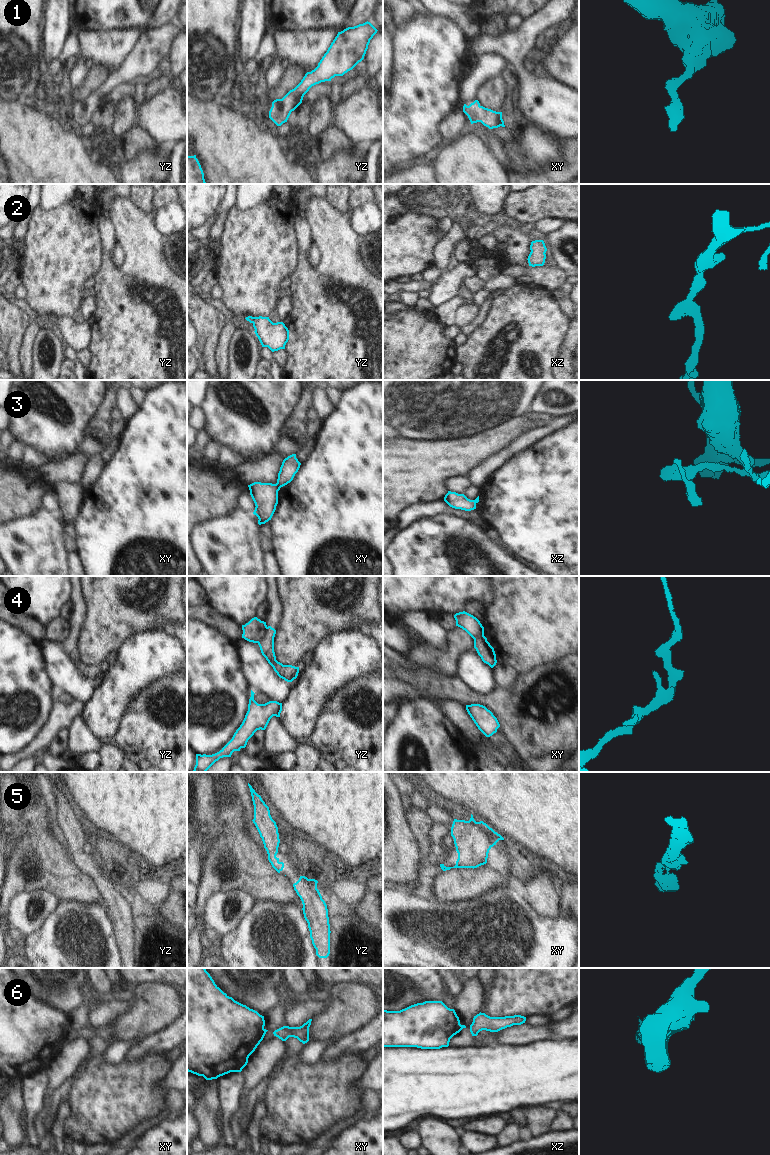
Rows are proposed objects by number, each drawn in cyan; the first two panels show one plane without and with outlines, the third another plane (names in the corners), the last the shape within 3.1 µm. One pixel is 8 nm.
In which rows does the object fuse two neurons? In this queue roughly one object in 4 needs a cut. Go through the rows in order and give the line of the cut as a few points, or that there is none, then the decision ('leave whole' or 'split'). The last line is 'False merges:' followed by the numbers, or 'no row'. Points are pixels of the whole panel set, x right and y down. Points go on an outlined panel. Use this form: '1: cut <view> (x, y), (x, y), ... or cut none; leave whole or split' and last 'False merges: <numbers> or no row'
1: cut none; leave whole
2: cut none; leave whole
3: cut xy (276, 483), (280, 487); split
4: cut yz (267, 627), (265, 635), (258, 643); split
5: cut none; leave whole
6: cut xy (263, 1028), (260, 1040); split
False merges: 3, 4, 6

